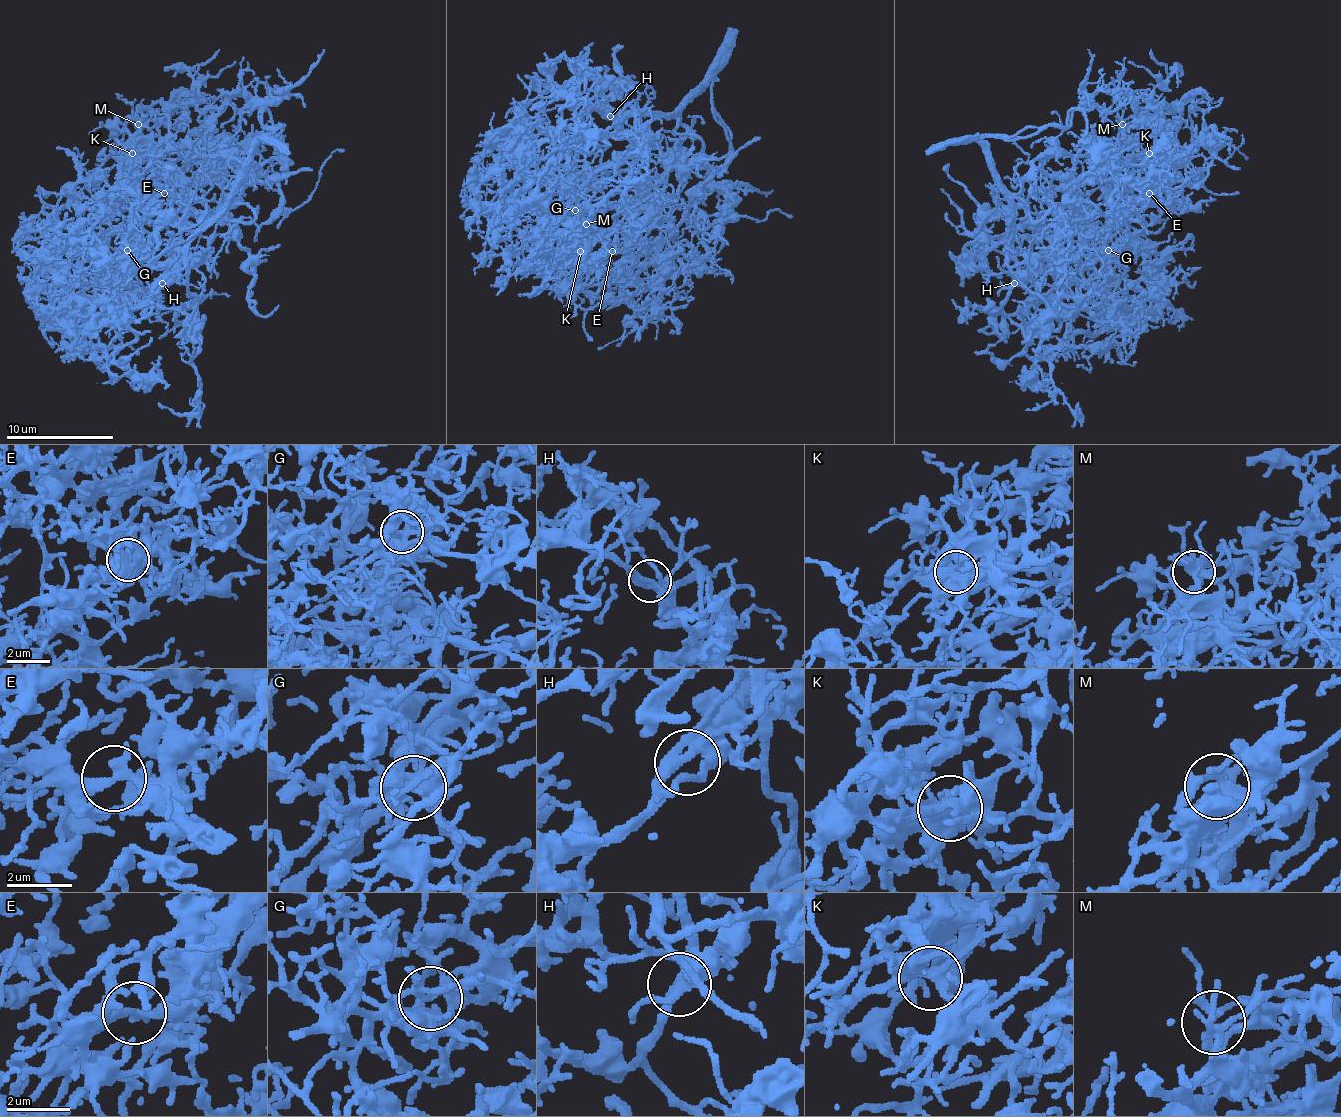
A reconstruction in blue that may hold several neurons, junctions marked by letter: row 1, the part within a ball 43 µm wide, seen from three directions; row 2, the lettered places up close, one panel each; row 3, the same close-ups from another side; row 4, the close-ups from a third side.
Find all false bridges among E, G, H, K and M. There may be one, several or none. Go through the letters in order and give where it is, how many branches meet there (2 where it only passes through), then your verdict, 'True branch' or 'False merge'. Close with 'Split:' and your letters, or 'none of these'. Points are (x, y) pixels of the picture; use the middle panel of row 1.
E: Place: (612, 251). Branches: 2. True branch
G: Place: (575, 210). Branches: 3. True branch
H: Place: (610, 116). Branches: 3. True branch
K: Place: (580, 251). Branches: 3. True branch
M: Place: (586, 224). Branches: 2. True branch
Split: none of these

